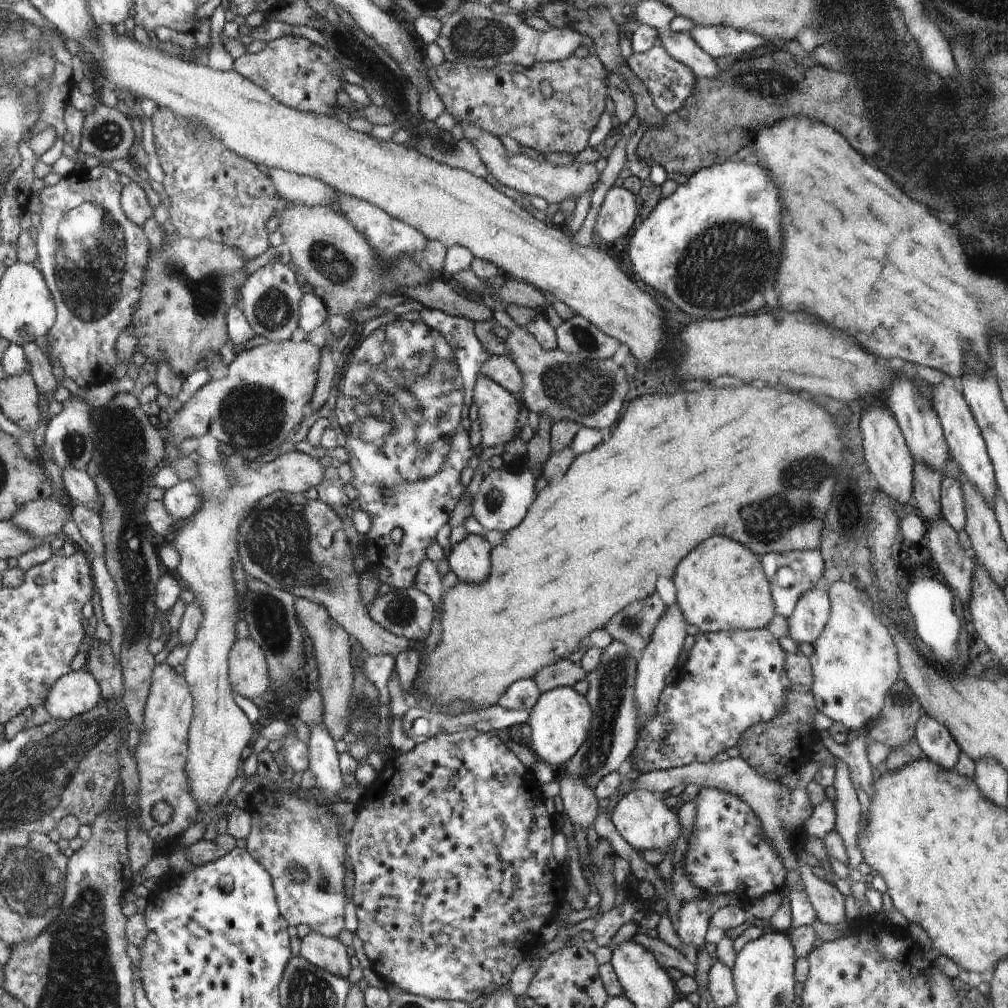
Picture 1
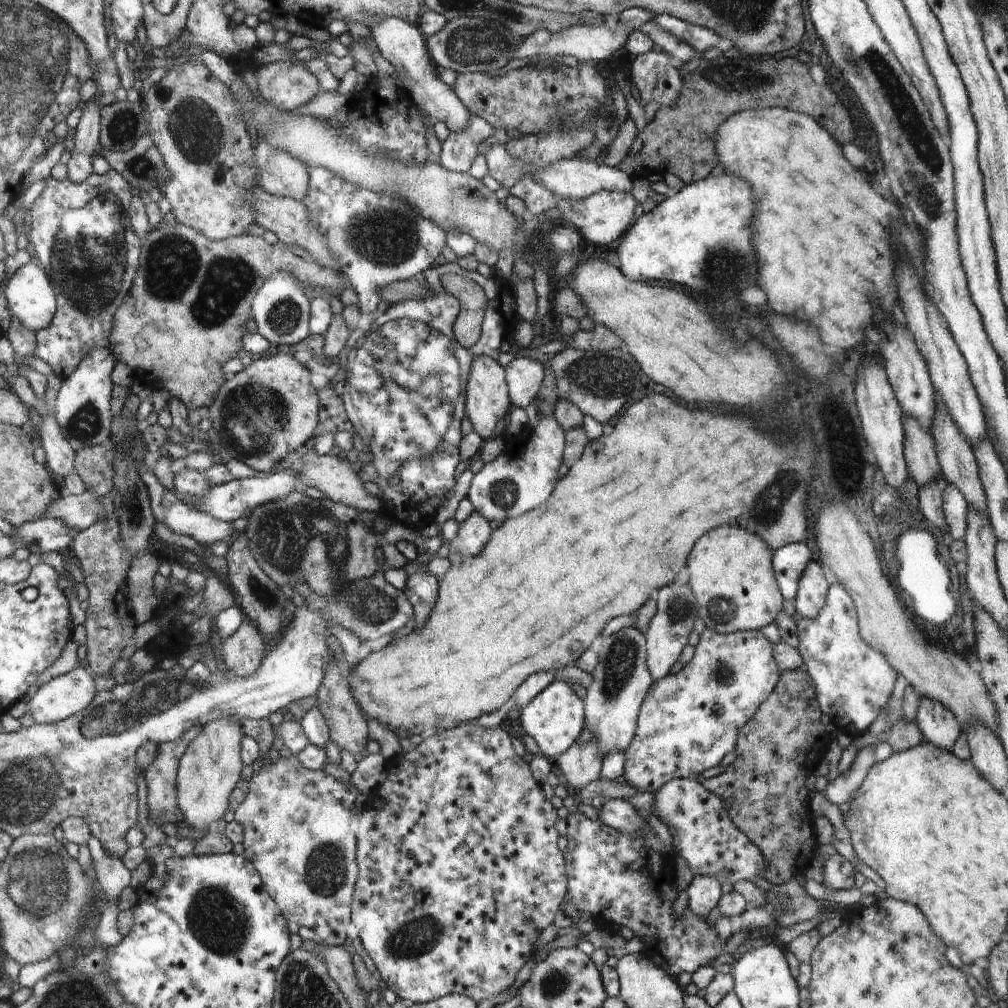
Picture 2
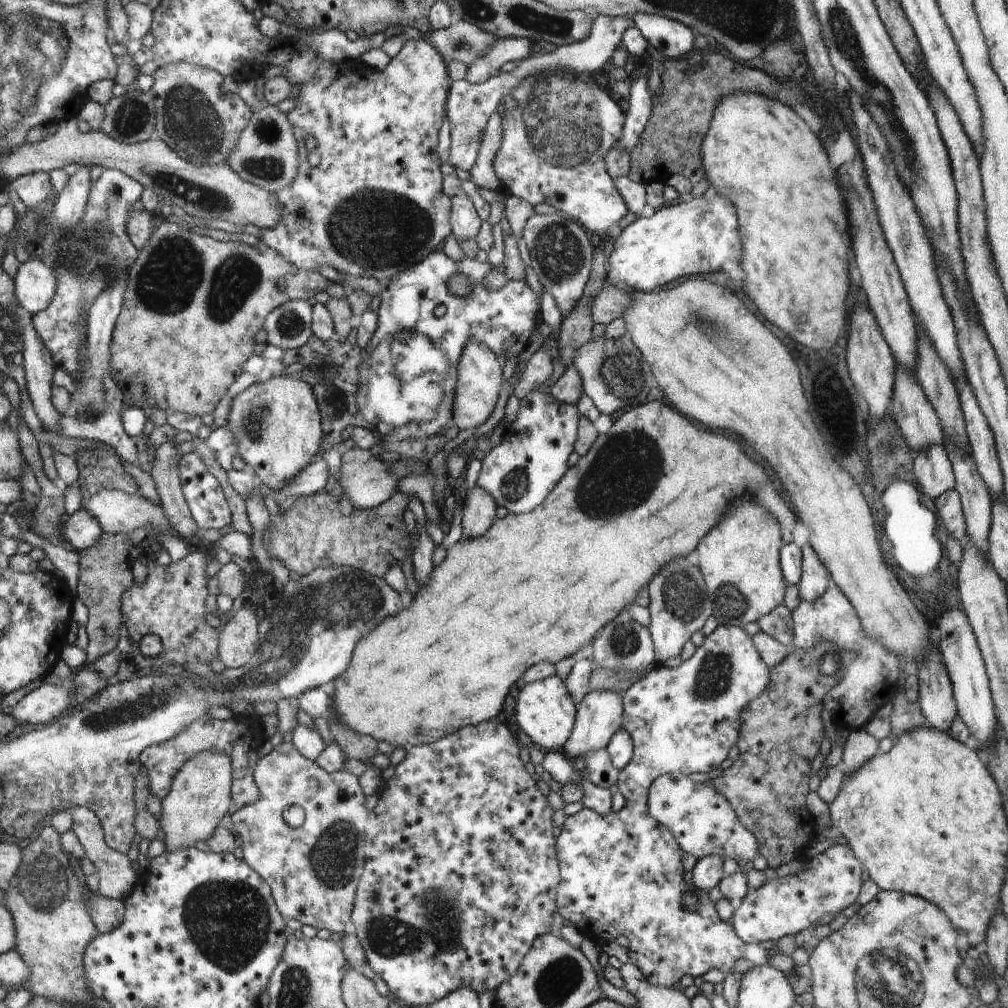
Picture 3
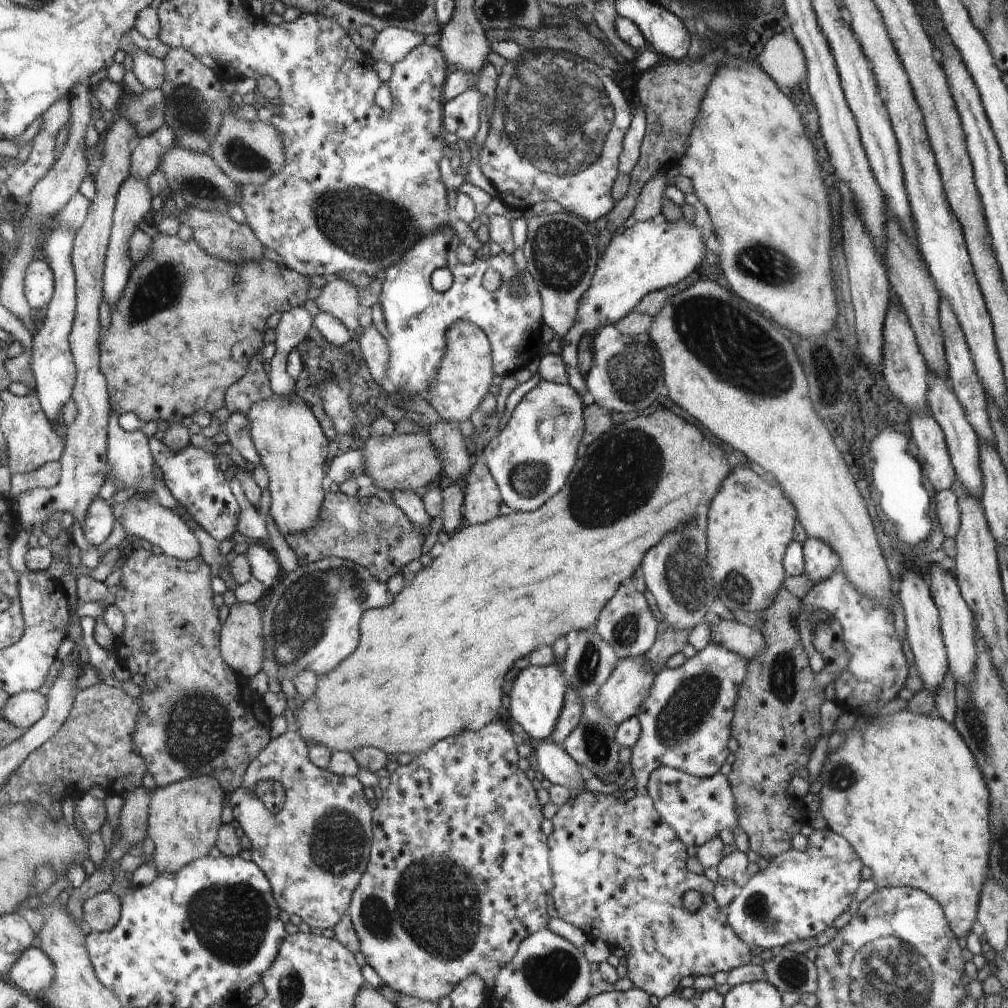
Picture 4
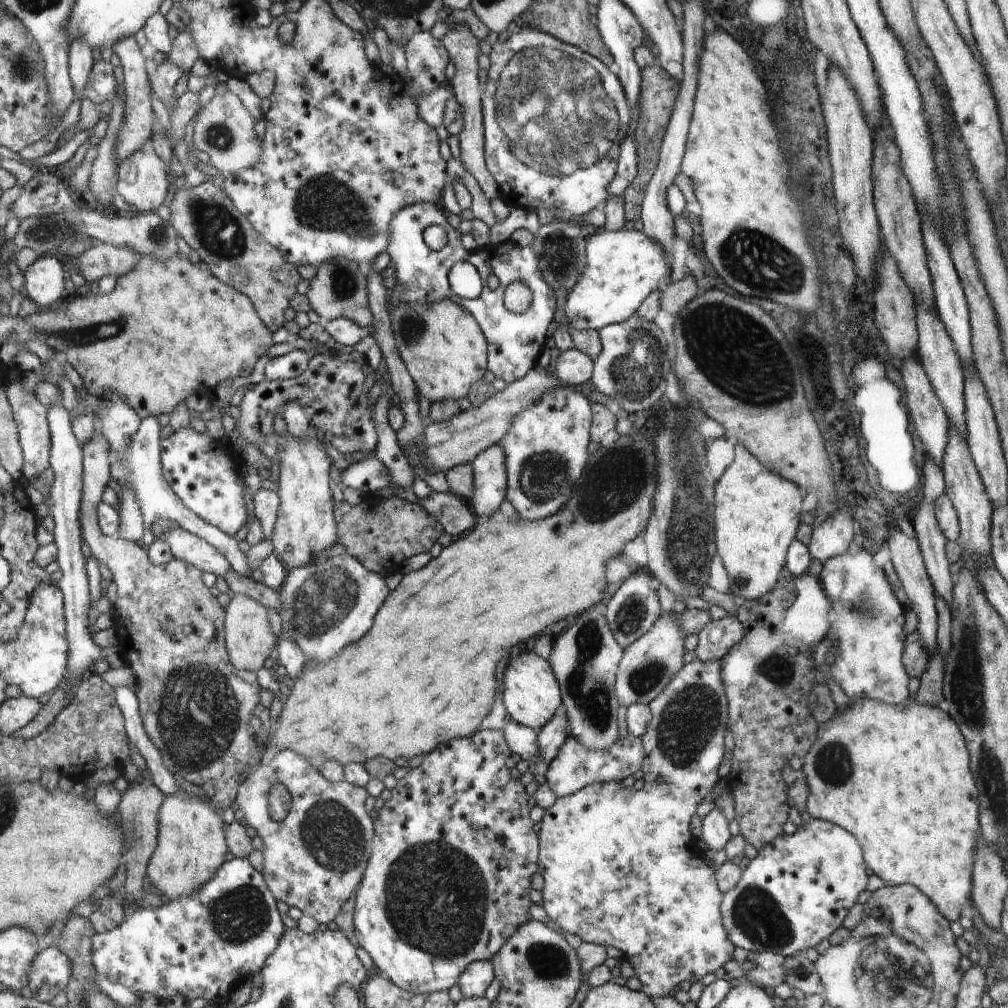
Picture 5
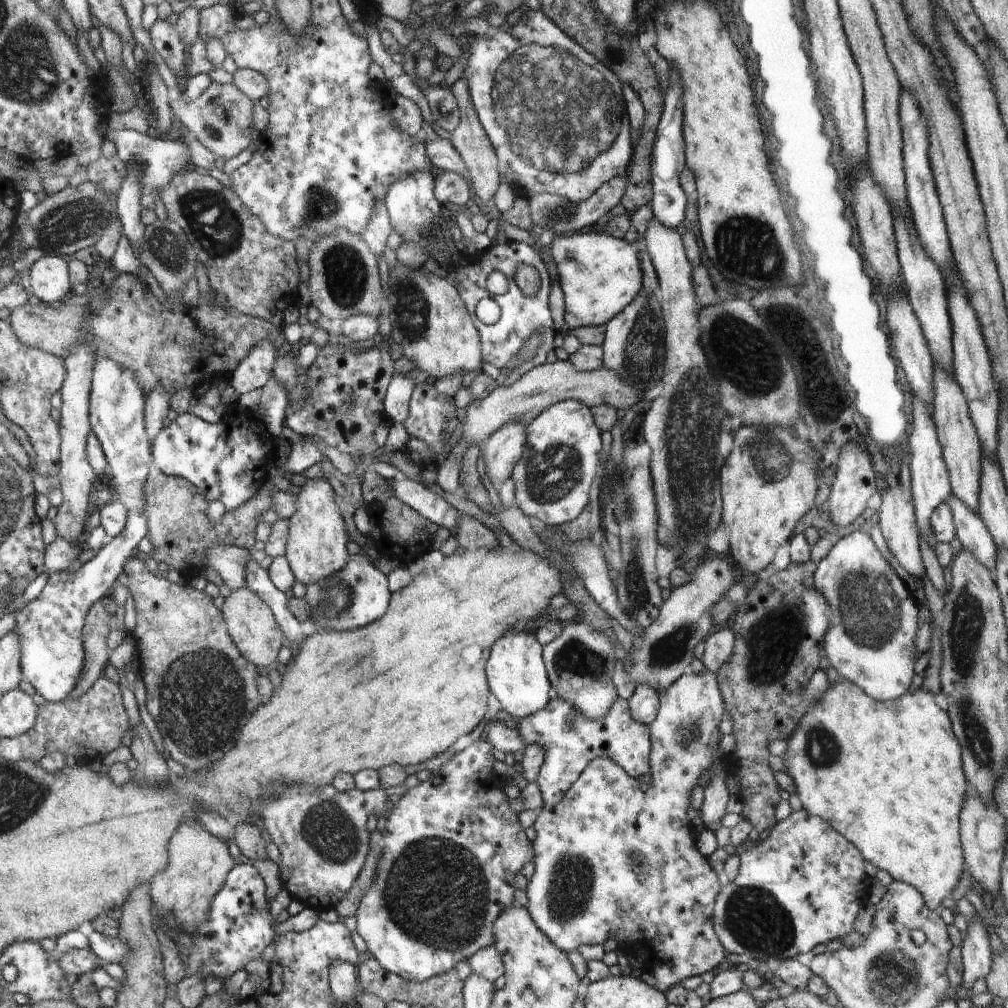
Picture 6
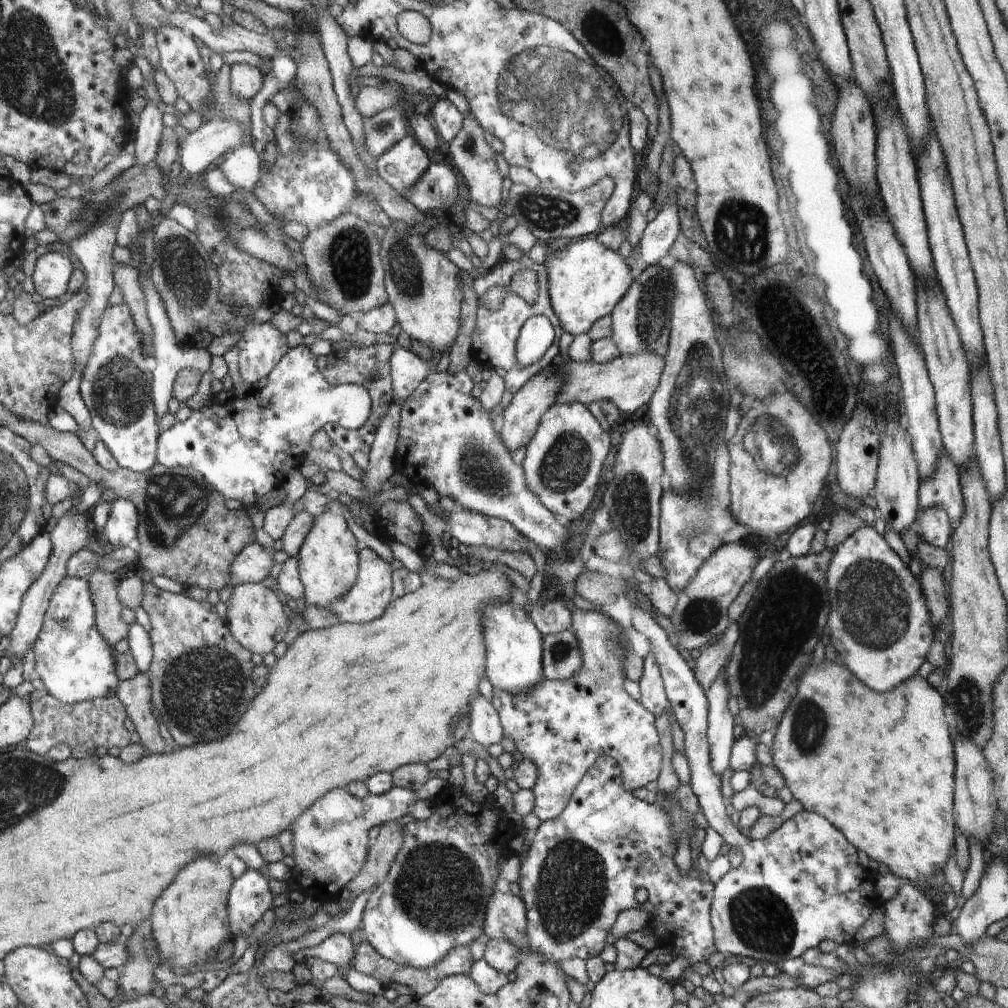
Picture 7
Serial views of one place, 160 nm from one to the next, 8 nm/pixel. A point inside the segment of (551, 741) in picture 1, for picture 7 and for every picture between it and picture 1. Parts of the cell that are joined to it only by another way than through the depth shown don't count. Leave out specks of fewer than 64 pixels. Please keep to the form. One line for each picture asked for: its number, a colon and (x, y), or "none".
2: (555, 719)
3: (546, 712)
4: (537, 696)
5: (531, 693)
6: (517, 675)
7: (514, 646)

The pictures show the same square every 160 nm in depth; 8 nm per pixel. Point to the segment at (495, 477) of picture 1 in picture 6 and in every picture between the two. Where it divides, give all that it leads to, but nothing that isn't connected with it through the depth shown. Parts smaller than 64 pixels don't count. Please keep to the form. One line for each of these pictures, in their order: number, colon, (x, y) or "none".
2: (523, 477)
3: (525, 468)
4: (532, 457)
5: (547, 447)
6: (552, 480)

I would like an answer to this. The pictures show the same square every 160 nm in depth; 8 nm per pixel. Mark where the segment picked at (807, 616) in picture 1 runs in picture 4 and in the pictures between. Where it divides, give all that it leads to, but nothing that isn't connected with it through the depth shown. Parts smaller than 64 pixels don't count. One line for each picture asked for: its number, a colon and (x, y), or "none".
2: (812, 594)
3: (816, 579)
4: (821, 560)

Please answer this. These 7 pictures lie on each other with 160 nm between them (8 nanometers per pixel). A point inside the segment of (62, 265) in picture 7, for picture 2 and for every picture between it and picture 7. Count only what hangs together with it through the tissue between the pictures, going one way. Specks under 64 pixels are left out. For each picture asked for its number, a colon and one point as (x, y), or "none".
2: (31, 298)
3: (35, 285)
4: (39, 285)
5: (44, 281)
6: (49, 275)

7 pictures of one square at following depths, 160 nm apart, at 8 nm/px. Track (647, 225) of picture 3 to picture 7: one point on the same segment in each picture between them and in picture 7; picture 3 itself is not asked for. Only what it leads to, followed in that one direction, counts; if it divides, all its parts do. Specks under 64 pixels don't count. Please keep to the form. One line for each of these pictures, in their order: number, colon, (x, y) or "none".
4: (650, 255)
5: (622, 268)
6: (600, 275)
7: (586, 280)

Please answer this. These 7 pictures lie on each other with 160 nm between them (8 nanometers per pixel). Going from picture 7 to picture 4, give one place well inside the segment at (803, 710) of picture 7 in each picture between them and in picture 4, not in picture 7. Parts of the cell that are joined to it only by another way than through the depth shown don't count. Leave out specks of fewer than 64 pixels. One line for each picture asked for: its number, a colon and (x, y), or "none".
4: (906, 792)
5: (898, 777)
6: (850, 753)

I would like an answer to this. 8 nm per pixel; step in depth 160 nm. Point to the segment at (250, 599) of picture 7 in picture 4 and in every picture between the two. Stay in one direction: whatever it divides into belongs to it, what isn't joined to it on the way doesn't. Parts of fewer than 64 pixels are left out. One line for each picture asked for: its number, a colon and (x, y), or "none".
4: (240, 640)
5: (249, 637)
6: (253, 626)

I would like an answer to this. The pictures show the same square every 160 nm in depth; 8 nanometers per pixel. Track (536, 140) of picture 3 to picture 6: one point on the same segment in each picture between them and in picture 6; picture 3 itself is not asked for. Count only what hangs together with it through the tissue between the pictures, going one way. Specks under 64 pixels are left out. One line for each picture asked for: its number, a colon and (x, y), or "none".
4: (556, 130)
5: (554, 117)
6: (529, 81)

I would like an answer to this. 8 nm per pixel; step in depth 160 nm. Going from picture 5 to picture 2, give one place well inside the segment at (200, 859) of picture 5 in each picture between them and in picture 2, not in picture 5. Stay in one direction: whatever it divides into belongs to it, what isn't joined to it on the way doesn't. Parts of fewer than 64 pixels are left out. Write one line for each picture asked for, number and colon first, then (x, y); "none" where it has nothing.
2: (209, 771)
3: (200, 794)
4: (184, 819)

